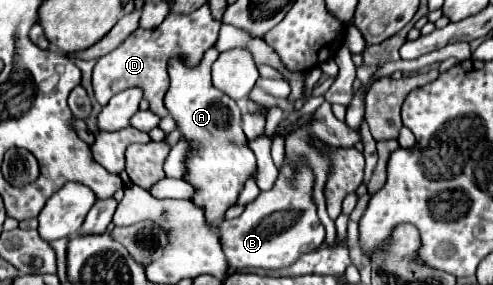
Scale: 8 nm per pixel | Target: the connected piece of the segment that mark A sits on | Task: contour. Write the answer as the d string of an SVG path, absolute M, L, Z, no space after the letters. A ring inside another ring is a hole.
M209 48L195 68L187 68L179 60L171 60L171 86L165 94L165 108L179 124L183 136L193 144L185 174L185 180L195 186L195 196L191 200L205 208L207 222L213 226L221 222L225 210L235 204L243 184L257 174L255 156L247 148L247 138L241 130L241 110L237 102L211 84L211 64L217 60L217 56L219 52Z

